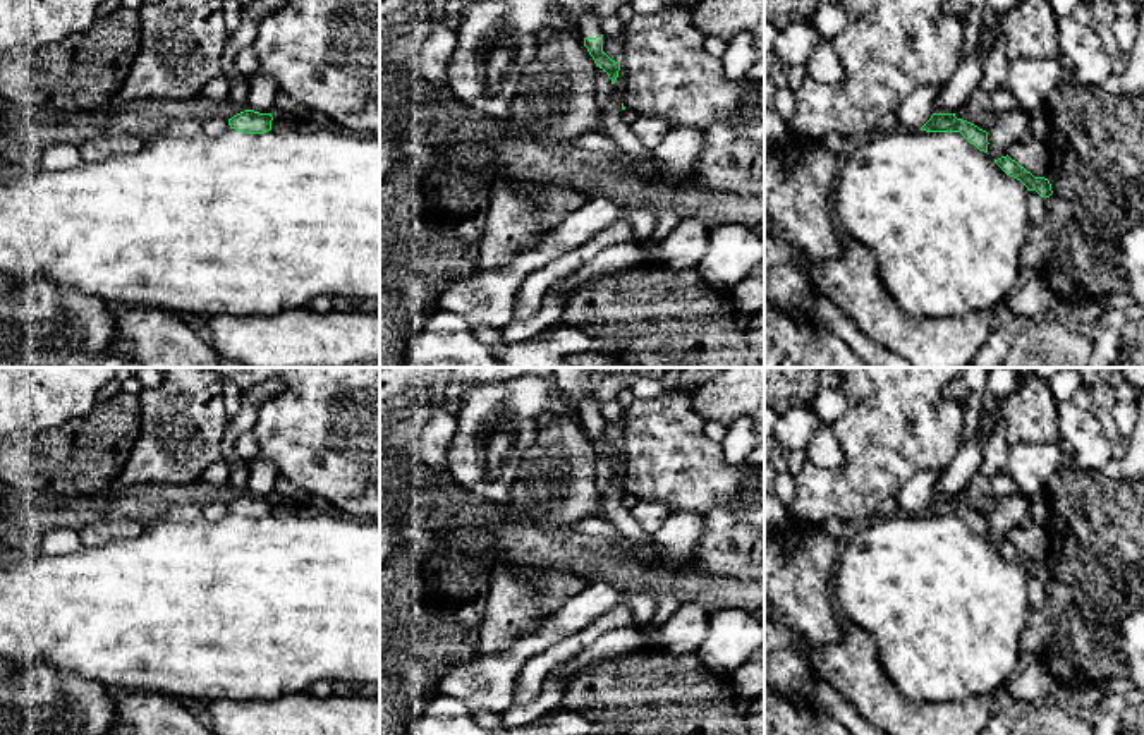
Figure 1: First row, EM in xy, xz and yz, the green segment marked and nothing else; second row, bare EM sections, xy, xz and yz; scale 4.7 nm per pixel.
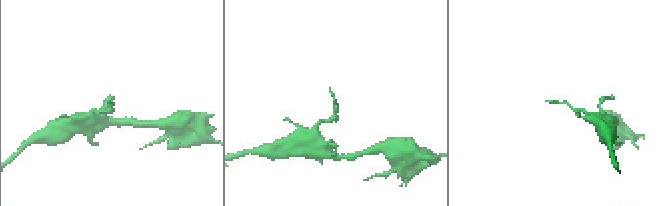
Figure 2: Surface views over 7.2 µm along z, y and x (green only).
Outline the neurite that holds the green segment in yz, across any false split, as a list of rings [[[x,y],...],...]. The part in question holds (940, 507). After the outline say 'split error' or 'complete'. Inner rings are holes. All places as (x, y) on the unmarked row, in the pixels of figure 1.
[[[933,498],[921,515],[960,517],[979,536],[988,538],[988,517],[967,505],[957,503],[955,498]]] | complete

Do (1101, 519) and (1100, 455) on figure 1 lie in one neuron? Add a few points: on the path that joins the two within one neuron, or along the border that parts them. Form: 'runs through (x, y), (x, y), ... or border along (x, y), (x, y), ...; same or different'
border along (1050, 473), (1072, 467), (1091, 474); different

